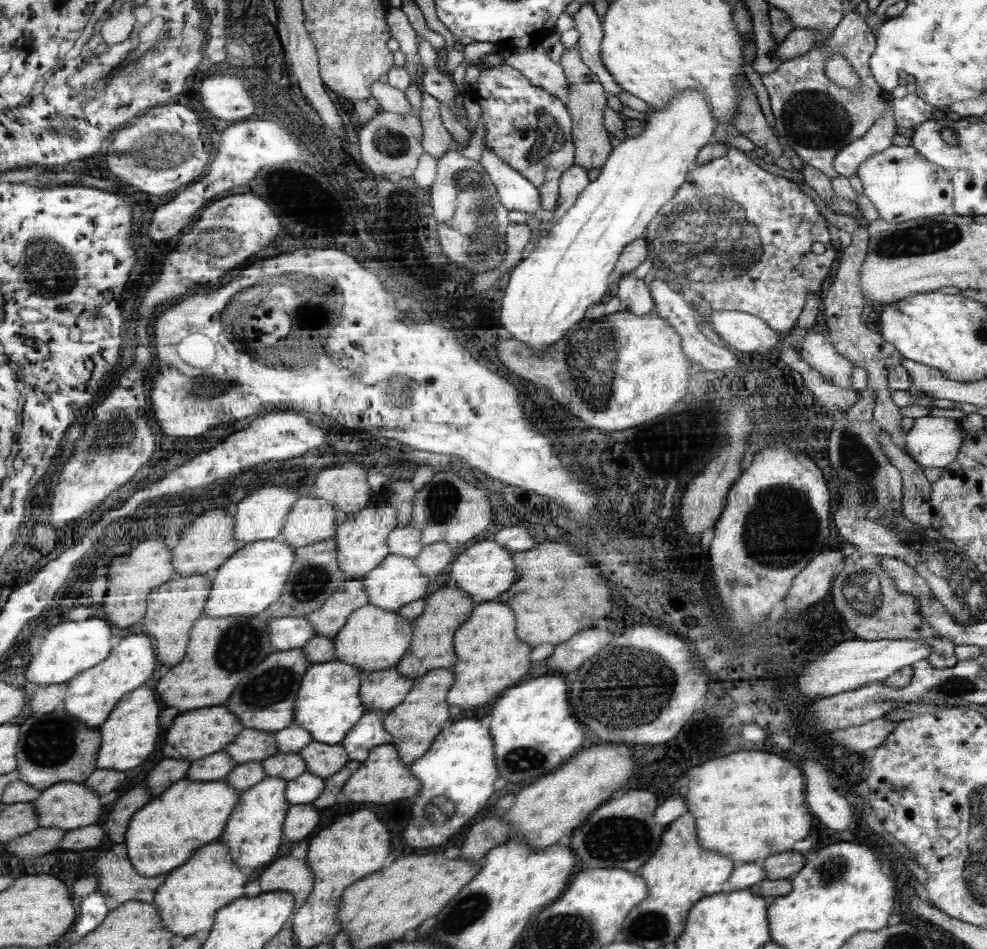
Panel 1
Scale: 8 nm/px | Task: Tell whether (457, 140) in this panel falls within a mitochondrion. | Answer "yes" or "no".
no

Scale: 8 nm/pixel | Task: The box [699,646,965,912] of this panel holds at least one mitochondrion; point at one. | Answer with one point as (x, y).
(830, 874)

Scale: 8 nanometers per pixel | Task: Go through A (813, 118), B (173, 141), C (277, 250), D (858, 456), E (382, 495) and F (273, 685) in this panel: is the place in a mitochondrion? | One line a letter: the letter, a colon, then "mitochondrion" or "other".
A: mitochondrion
B: mitochondrion
C: other
D: mitochondrion
E: other
F: mitochondrion

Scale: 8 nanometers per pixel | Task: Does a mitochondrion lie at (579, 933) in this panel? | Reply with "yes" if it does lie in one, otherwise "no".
yes

